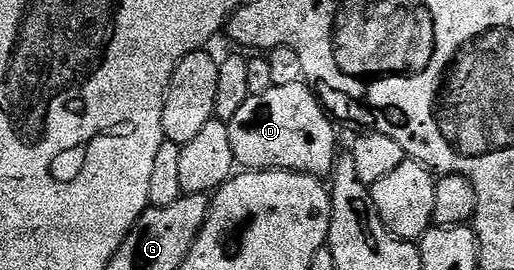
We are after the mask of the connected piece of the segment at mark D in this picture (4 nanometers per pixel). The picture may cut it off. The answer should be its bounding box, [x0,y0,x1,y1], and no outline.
[229,81,339,176]

